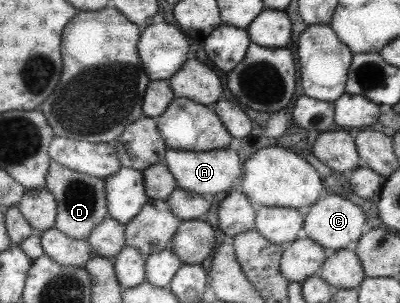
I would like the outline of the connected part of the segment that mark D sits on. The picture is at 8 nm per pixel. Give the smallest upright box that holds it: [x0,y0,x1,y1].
[44,159,107,240]

